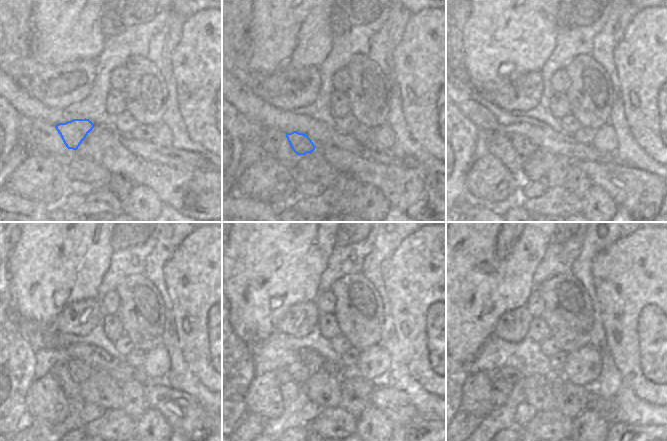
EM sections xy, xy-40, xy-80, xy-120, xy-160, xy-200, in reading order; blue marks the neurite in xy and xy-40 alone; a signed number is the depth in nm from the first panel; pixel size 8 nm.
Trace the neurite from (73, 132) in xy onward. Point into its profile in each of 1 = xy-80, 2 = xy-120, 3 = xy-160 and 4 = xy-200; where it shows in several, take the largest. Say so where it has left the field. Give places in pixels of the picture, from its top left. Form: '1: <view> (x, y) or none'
1: xy-80 (524, 147)
2: xy-120 (79, 371)
3: xy-160 (299, 373)
4: xy-200 (511, 375)

